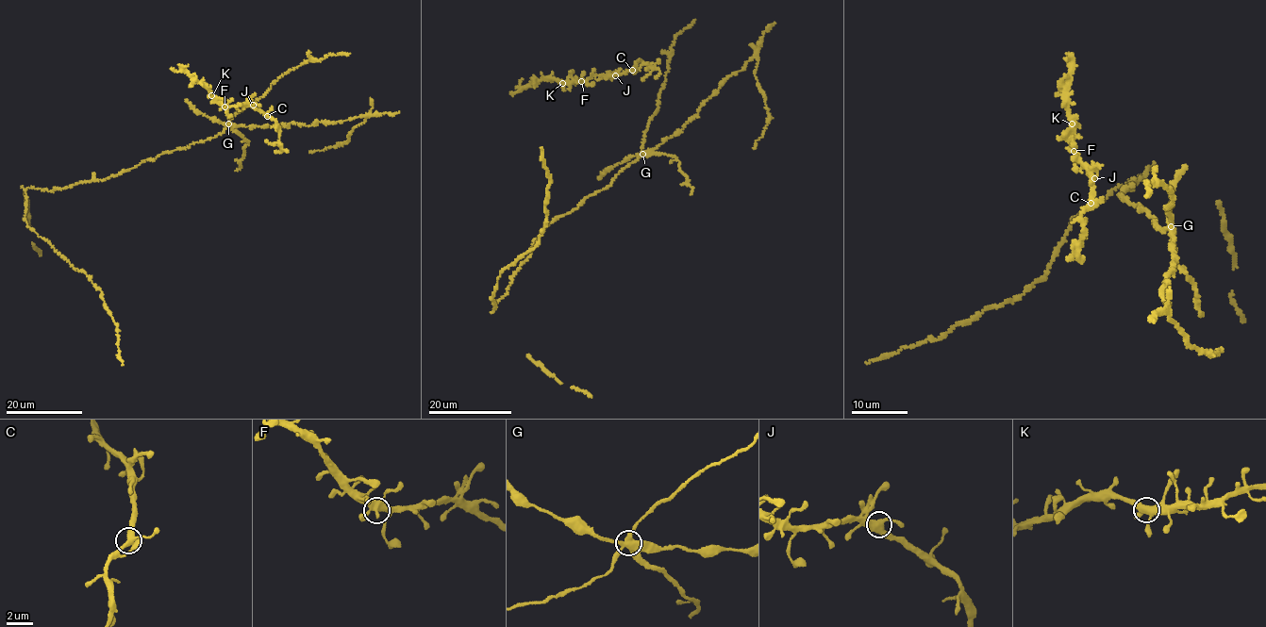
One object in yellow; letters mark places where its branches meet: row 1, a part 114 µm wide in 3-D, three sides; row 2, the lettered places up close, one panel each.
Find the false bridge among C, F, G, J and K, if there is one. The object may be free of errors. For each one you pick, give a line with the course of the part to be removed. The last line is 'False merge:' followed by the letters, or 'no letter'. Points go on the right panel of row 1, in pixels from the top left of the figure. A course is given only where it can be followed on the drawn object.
G: (1171, 226), (1176, 257), (1162, 293), (1170, 318), (1187, 337), (1186, 343), (1209, 354), (1222, 348)
False merge: G

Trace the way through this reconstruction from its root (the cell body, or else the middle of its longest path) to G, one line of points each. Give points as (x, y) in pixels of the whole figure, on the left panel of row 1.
G: (123, 172), (165, 151), (184, 148), (217, 136), (228, 124)

